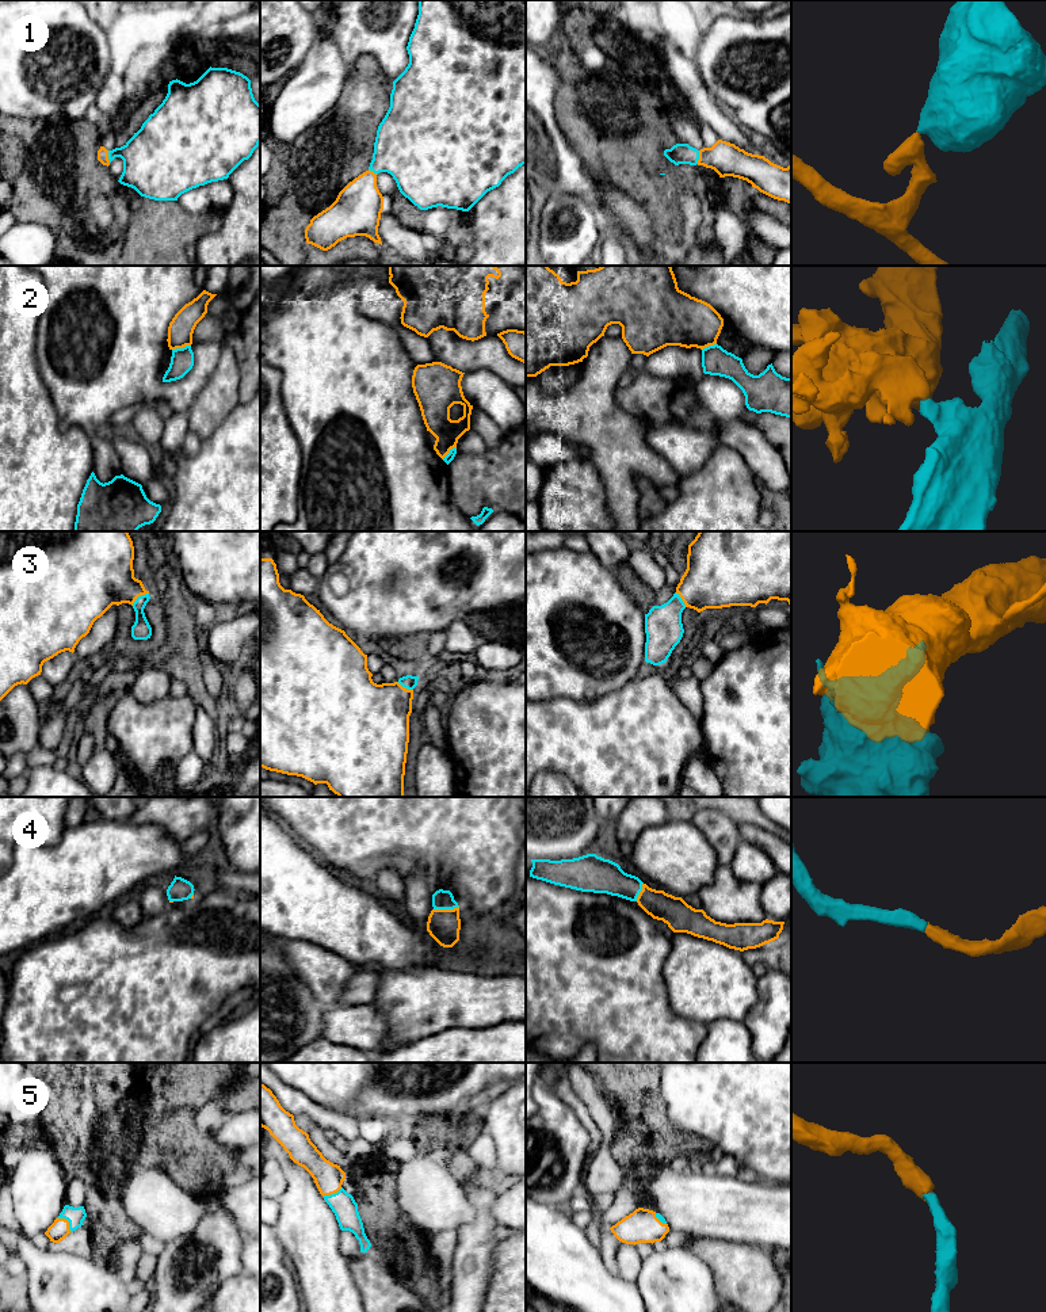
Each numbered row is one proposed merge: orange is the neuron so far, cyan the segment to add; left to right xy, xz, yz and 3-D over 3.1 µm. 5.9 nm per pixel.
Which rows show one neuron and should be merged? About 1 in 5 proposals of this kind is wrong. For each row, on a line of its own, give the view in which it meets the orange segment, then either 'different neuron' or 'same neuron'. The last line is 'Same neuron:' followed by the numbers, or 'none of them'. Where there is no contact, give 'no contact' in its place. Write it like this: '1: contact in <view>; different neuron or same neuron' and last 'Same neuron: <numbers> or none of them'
1: contact in yz; same neuron
2: contact in xy; different neuron
3: contact in xy; same neuron
4: contact in xz; same neuron
5: contact in xy; same neuron
Same neuron: 1, 3, 4, 5

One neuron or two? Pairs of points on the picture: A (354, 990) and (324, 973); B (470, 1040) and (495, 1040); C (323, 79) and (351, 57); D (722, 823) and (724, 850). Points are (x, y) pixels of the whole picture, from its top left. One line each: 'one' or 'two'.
A: two
B: one
C: two
D: one

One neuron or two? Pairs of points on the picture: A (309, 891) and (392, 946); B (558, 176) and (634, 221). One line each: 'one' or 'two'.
A: one
B: one

